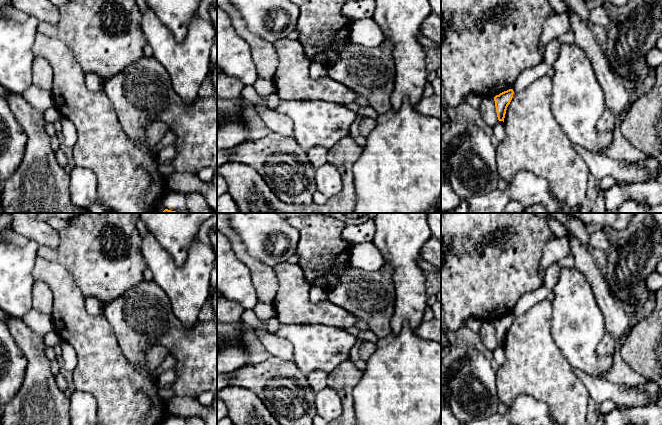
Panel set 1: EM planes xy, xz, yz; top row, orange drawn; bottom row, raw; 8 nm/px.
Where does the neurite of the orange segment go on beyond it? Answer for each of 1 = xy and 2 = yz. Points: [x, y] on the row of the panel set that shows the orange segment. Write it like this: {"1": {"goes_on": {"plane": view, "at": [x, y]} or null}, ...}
{"1": {"goes_on": null}, "2": {"goes_on": null}}

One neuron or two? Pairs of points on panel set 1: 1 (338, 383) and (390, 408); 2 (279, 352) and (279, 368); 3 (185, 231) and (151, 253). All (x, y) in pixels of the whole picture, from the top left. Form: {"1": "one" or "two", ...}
{"1": "two", "2": "two", "3": "two"}

